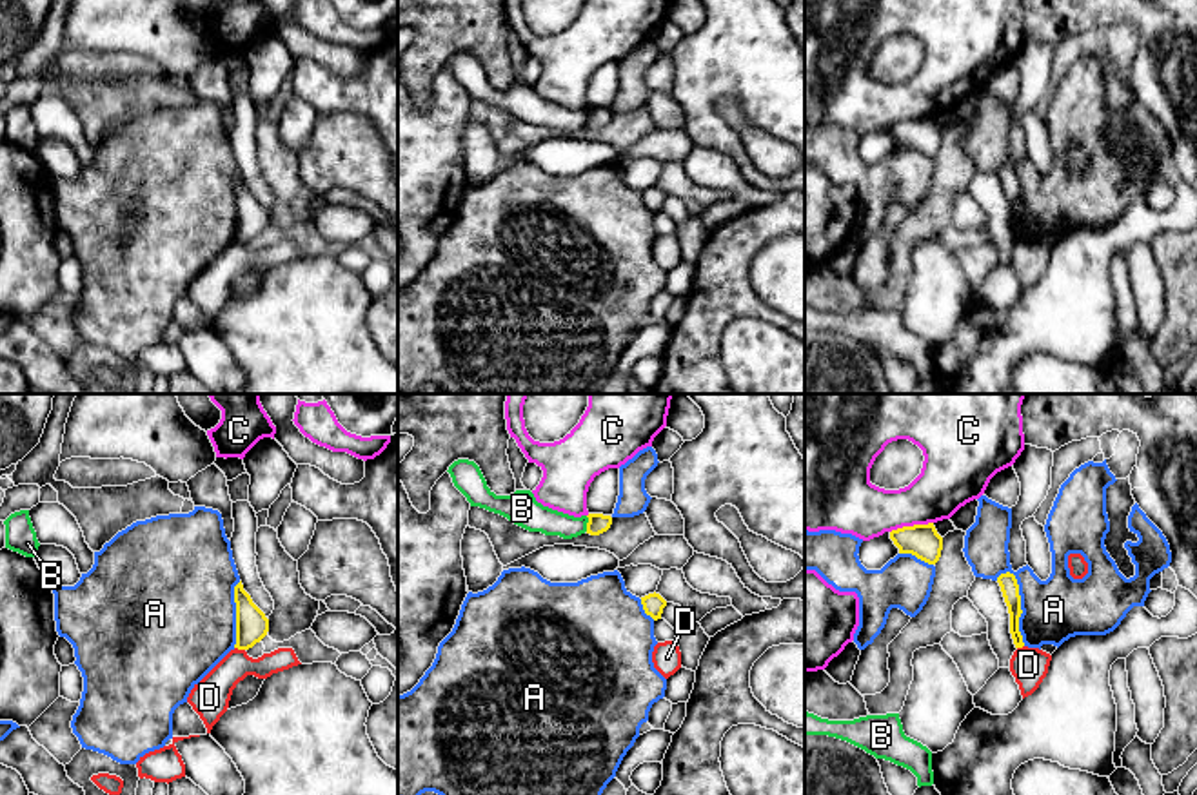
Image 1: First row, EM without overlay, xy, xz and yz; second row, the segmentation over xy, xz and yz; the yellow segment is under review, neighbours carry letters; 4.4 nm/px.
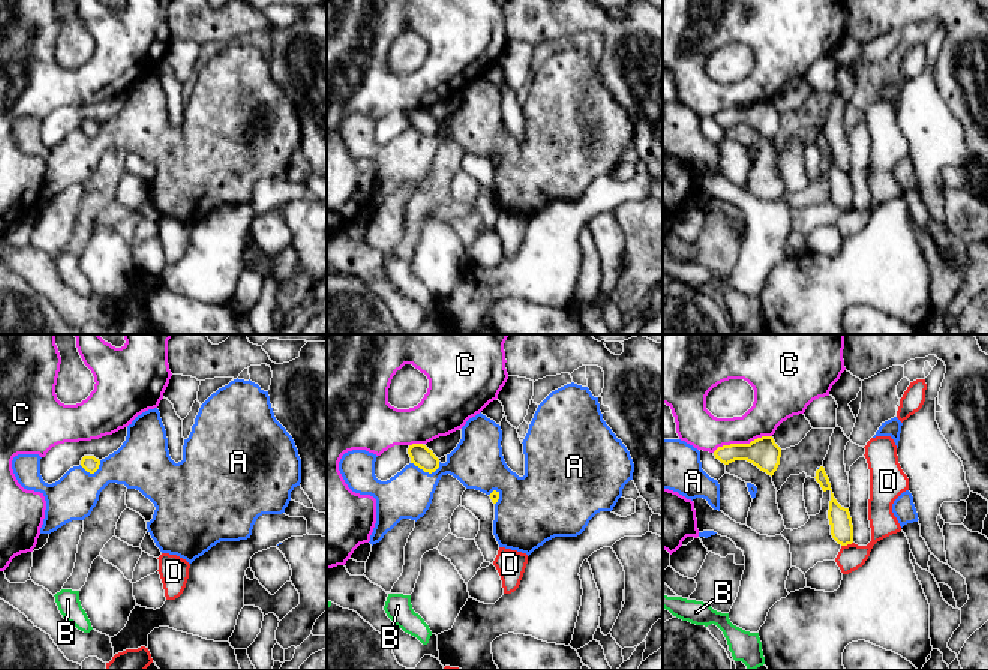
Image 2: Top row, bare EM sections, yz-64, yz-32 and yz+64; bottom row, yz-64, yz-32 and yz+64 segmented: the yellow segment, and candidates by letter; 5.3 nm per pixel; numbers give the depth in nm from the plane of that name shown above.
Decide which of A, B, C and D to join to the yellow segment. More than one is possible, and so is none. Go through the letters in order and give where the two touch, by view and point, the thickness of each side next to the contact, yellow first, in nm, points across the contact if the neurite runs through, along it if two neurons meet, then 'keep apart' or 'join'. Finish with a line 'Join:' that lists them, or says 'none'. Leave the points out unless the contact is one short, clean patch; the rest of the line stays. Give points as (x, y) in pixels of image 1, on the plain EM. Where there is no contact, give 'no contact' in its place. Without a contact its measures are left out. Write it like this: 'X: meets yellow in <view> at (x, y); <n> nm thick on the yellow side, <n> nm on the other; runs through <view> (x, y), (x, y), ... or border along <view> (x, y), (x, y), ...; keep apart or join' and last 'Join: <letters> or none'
A: meets yellow in yz at (1019, 200); 80 nm thick on the yellow side, 280 nm on the other; keep apart
B: meets yellow in xz at (587, 117); 90 nm thick on the yellow side, 140 nm on the other; border along xz (585, 109), (587, 124); keep apart
C: meets yellow in yz at (910, 120); 150 nm thick on the yellow side, 240 nm on the other; keep apart
D: meets yellow in xy at (240, 242); 140 nm thick on the yellow side, 170 nm on the other; border along xy (235, 240), (244, 244); keep apart
Join: none

